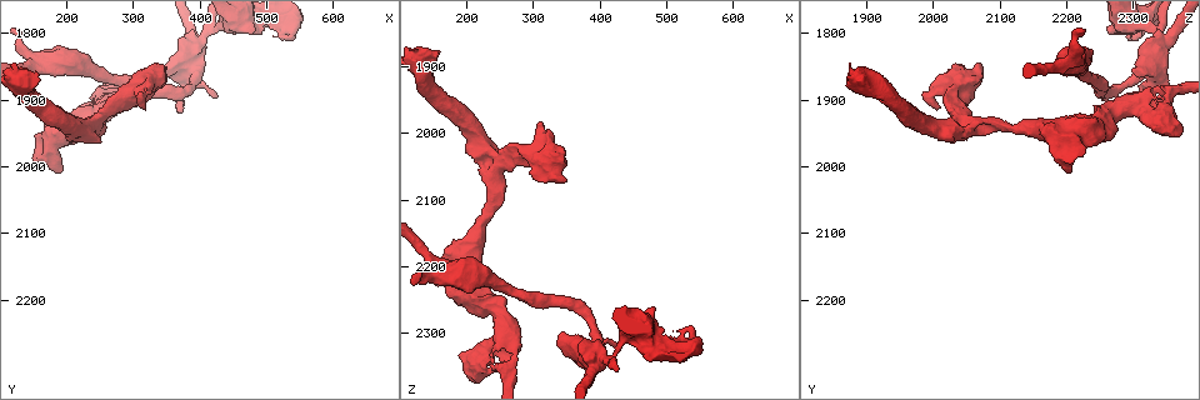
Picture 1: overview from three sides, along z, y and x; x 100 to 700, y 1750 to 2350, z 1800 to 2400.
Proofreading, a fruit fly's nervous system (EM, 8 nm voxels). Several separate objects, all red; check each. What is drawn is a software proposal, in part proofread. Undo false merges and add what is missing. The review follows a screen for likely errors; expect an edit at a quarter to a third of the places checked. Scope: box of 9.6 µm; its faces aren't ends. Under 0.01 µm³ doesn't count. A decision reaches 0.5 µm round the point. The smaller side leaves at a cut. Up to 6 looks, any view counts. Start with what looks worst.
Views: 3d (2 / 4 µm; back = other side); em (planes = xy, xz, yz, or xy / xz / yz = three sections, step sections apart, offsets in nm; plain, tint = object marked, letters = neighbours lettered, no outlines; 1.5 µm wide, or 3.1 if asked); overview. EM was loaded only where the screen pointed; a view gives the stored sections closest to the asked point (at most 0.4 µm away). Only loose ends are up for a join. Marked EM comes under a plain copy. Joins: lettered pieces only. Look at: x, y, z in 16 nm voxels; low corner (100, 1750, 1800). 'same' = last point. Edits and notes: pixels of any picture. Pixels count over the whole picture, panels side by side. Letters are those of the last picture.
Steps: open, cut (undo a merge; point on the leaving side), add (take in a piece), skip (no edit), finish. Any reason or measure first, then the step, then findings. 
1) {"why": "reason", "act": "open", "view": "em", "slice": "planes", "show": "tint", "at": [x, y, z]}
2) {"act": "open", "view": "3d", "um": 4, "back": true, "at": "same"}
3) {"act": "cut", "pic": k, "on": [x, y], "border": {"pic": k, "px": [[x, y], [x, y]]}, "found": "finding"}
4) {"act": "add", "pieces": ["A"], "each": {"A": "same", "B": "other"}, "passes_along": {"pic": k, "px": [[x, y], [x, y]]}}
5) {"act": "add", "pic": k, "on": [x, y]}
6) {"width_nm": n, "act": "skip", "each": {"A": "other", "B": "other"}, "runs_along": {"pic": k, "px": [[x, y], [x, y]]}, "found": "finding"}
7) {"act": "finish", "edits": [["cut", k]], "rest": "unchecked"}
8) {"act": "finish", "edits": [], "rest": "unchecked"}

{"why": "looks like a crossing", "act": "open", "view": "em", "slice": "planes", "show": "tint", "at": [410, 1800, 2335]}

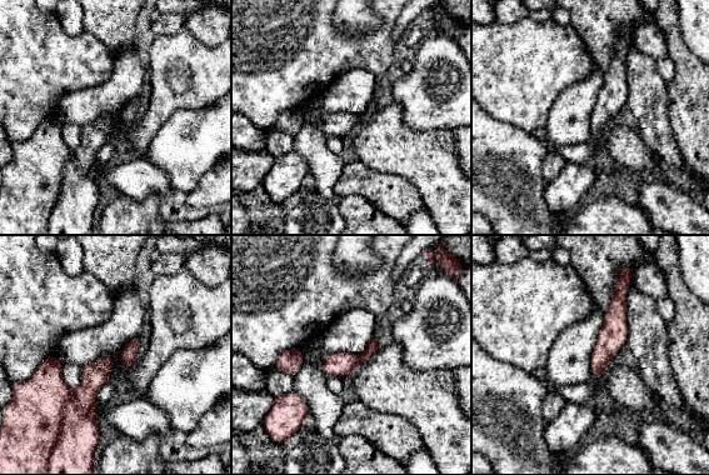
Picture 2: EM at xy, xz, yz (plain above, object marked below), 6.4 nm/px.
{"act": "open", "view": "em", "slice": "planes", "show": "letters", "at": "same"}

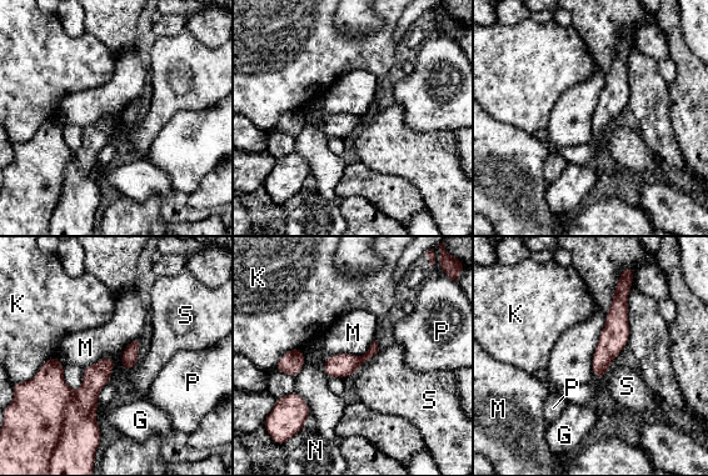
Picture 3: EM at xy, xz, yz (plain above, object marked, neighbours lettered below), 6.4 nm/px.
{"longest_contact_nm": ["M", 400], "act": "cut", "pic": 3, "on": [373, 350], "each": {"G": "other", "K": "other", "M": "other", "N": "other", "P": "other", "S": "other"}, "border": {"pic": 3, "px": [[362, 357], [364, 361]]}, "found": "two cells meet here"}

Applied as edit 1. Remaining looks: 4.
{"act": "open", "view": "em", "slice": "planes", "show": "letters", "at": [350, 1855, 2075]}

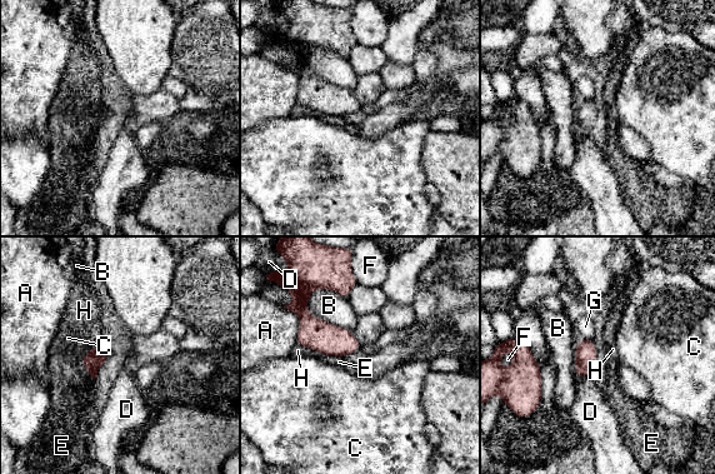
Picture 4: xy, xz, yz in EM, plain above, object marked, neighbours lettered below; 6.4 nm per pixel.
{"longest_contact_nm": ["B", 360], "act": "skip", "each": {"A": "other", "B": "other", "C": "other", "D": "other", "E": "other", "F": "other", "G": "other", "H": "other"}, "found": "none of them fits"}

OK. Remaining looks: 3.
{"why": "stops while still wide", "act": "open", "view": "3d", "um": 4, "at": [205, 1950, 2370]}

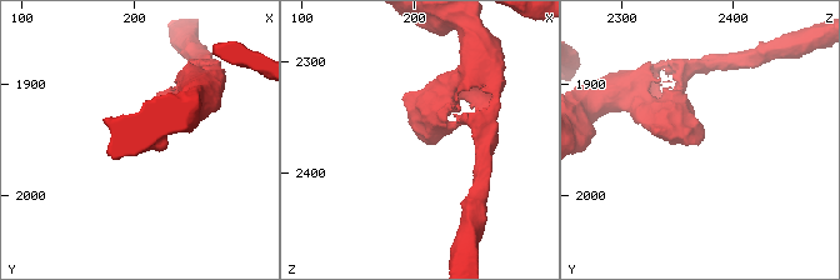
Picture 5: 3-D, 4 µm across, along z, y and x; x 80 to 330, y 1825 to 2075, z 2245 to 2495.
{"act": "open", "view": "em", "slice": "planes", "show": "letters", "at": [208, 1948, 2374]}

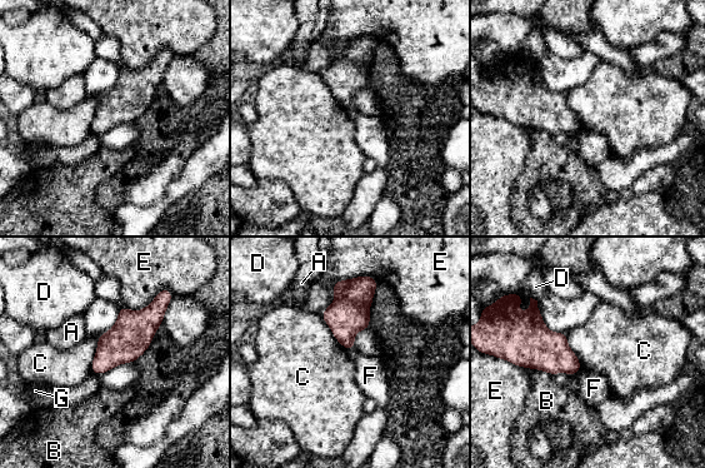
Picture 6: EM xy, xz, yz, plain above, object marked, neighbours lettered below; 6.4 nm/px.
{"act": "skip", "each": {"A": "other", "B": "other", "C": "other", "D": "other", "E": "other", "F": "other", "G": "other"}, "border": {"pic": 6, "px": [[98, 335], [98, 348], [90, 372]]}, "found": "no lettered piece goes on from it"}

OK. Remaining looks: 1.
{"act": "finish", "edits": [["cut", 3]], "rest": "unchecked"}

